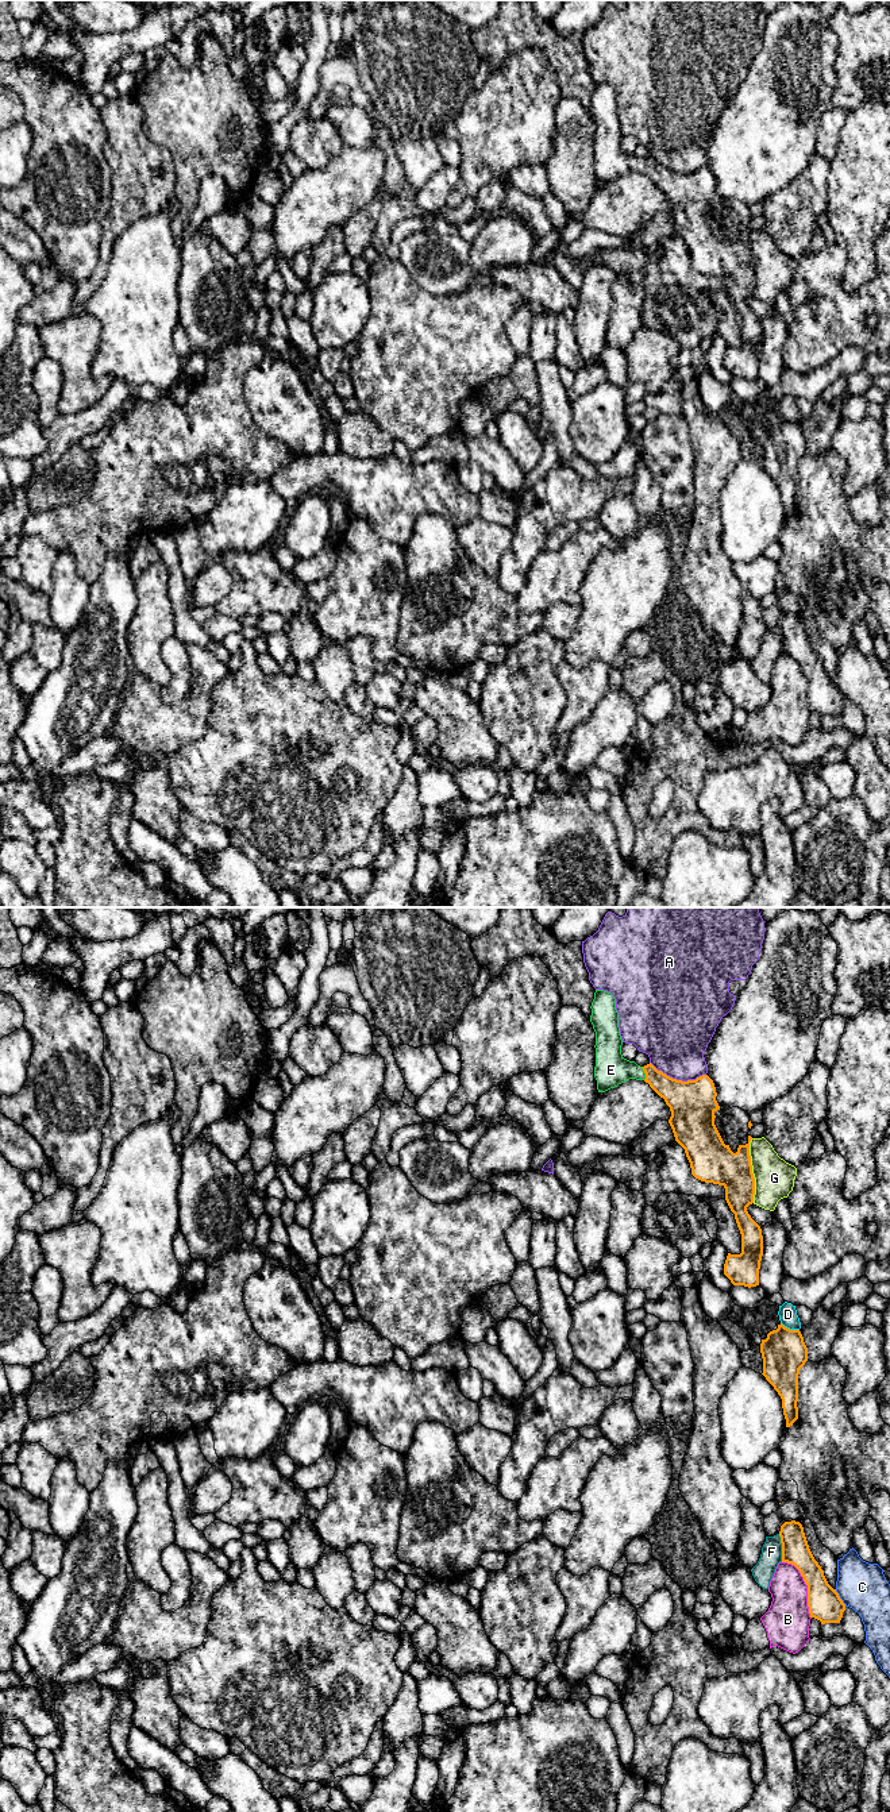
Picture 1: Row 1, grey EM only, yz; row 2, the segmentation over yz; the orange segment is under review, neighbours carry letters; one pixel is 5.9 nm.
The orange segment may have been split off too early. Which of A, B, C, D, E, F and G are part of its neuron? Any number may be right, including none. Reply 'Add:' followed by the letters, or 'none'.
Add: E

